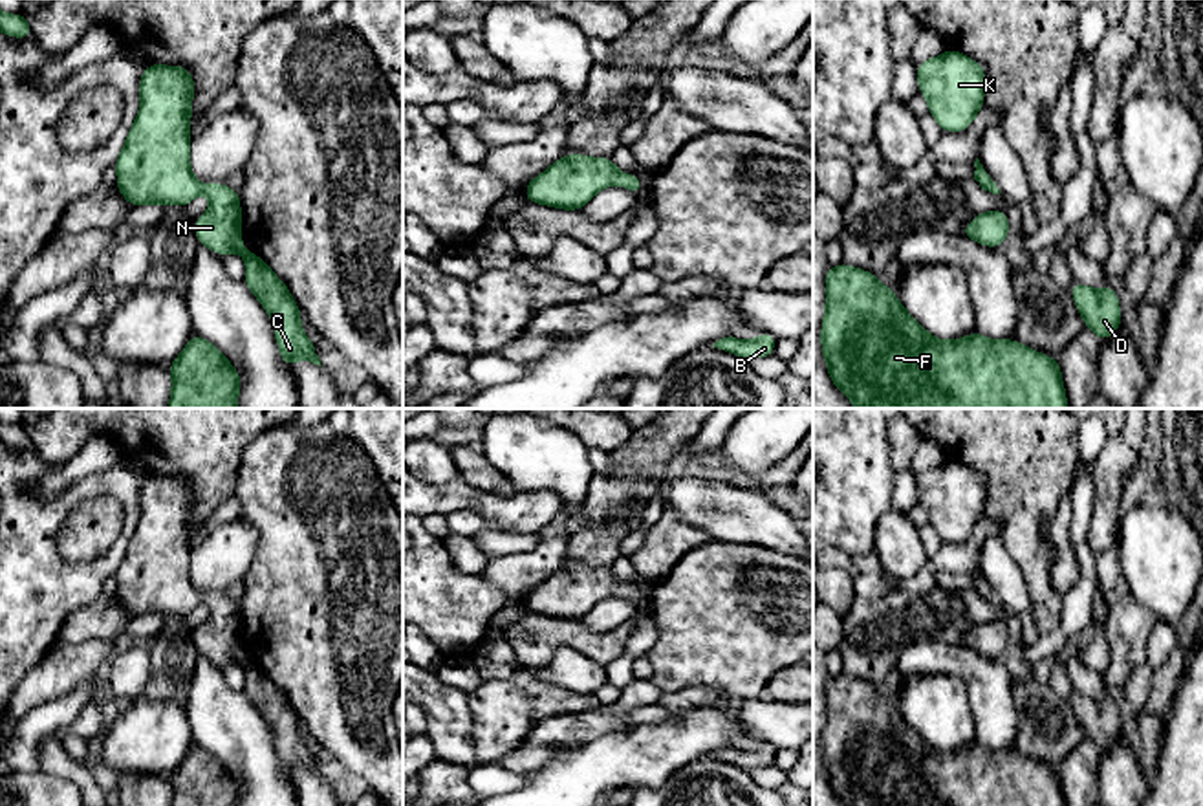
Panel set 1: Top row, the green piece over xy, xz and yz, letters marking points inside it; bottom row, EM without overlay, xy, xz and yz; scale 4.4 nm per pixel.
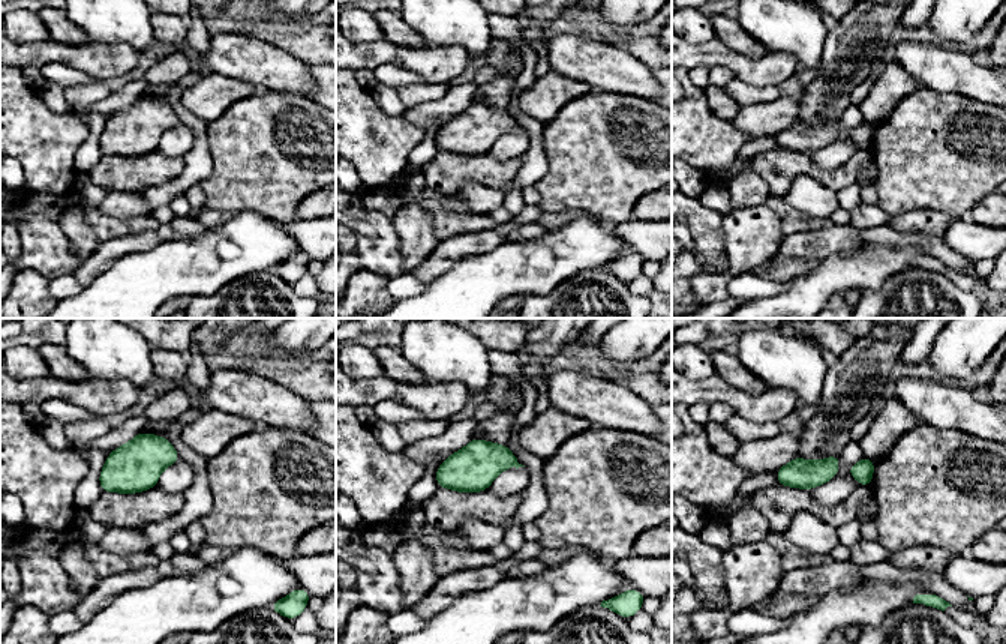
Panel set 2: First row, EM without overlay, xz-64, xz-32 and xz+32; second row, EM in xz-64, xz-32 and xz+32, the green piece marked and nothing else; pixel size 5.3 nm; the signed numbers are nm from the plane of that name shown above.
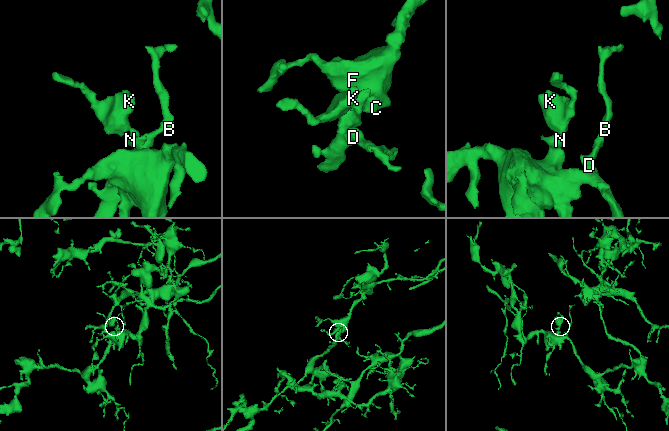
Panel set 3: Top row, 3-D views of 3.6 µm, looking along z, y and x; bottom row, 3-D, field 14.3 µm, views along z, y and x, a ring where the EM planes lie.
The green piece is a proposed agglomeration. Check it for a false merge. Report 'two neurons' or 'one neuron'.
one neuron

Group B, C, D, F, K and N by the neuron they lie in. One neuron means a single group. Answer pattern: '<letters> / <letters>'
B C D F K N

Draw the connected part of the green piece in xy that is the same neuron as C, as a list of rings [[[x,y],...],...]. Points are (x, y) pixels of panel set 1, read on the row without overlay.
[[[148,474],[139,489],[141,518],[115,570],[117,601],[132,615],[187,617],[207,603],[211,617],[194,634],[201,656],[216,665],[245,669],[244,692],[271,725],[278,762],[287,779],[304,769],[320,775],[317,760],[300,736],[300,718],[273,680],[240,654],[240,604],[225,594],[209,597],[190,583],[189,535],[196,495],[187,476]]]

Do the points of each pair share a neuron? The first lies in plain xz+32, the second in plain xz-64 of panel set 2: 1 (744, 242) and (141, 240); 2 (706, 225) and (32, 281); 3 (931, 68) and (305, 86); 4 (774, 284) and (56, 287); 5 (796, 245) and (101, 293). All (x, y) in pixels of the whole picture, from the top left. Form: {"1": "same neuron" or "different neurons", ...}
{"1": "different neurons", "2": "different neurons", "3": "same neuron", "4": "same neuron", "5": "different neurons"}

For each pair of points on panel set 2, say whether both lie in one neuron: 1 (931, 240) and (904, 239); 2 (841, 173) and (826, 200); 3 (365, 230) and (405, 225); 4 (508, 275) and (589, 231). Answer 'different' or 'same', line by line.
1: same
2: different
3: different
4: same

